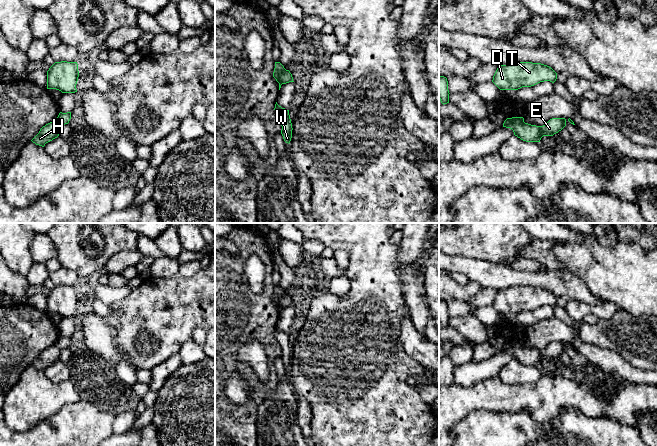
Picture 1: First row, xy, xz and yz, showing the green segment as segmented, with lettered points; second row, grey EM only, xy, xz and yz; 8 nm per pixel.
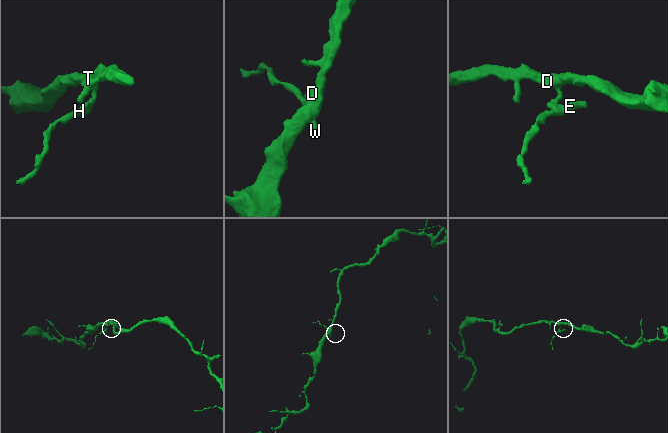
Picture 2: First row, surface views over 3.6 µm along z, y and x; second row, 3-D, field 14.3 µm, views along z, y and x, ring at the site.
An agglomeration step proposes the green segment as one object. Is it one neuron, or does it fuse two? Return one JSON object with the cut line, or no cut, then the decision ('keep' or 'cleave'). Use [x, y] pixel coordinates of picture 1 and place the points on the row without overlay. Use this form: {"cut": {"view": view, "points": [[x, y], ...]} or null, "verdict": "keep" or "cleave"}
{"cut": {"view": "xz", "points": [[284, 292], [282, 307]]}, "verdict": "cleave"}

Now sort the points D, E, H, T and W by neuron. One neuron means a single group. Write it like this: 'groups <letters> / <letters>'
groups D T / E H W

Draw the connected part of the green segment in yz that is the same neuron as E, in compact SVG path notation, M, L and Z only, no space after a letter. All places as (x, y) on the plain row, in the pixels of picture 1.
M507 342L503 351L513 354L514 359L526 366L540 366L543 360L553 360L566 350L565 342L552 342L543 350L531 349L525 346L514 346Z

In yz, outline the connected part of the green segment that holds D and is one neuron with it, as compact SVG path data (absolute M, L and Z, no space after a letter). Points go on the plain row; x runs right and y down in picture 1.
M513 286L498 290L492 306L500 314L518 314L540 306L554 307L557 297L549 290L532 286Z

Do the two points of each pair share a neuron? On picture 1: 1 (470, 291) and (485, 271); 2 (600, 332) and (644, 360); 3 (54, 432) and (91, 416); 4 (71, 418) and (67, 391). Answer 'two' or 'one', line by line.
1: two
2: one
3: one
4: two

